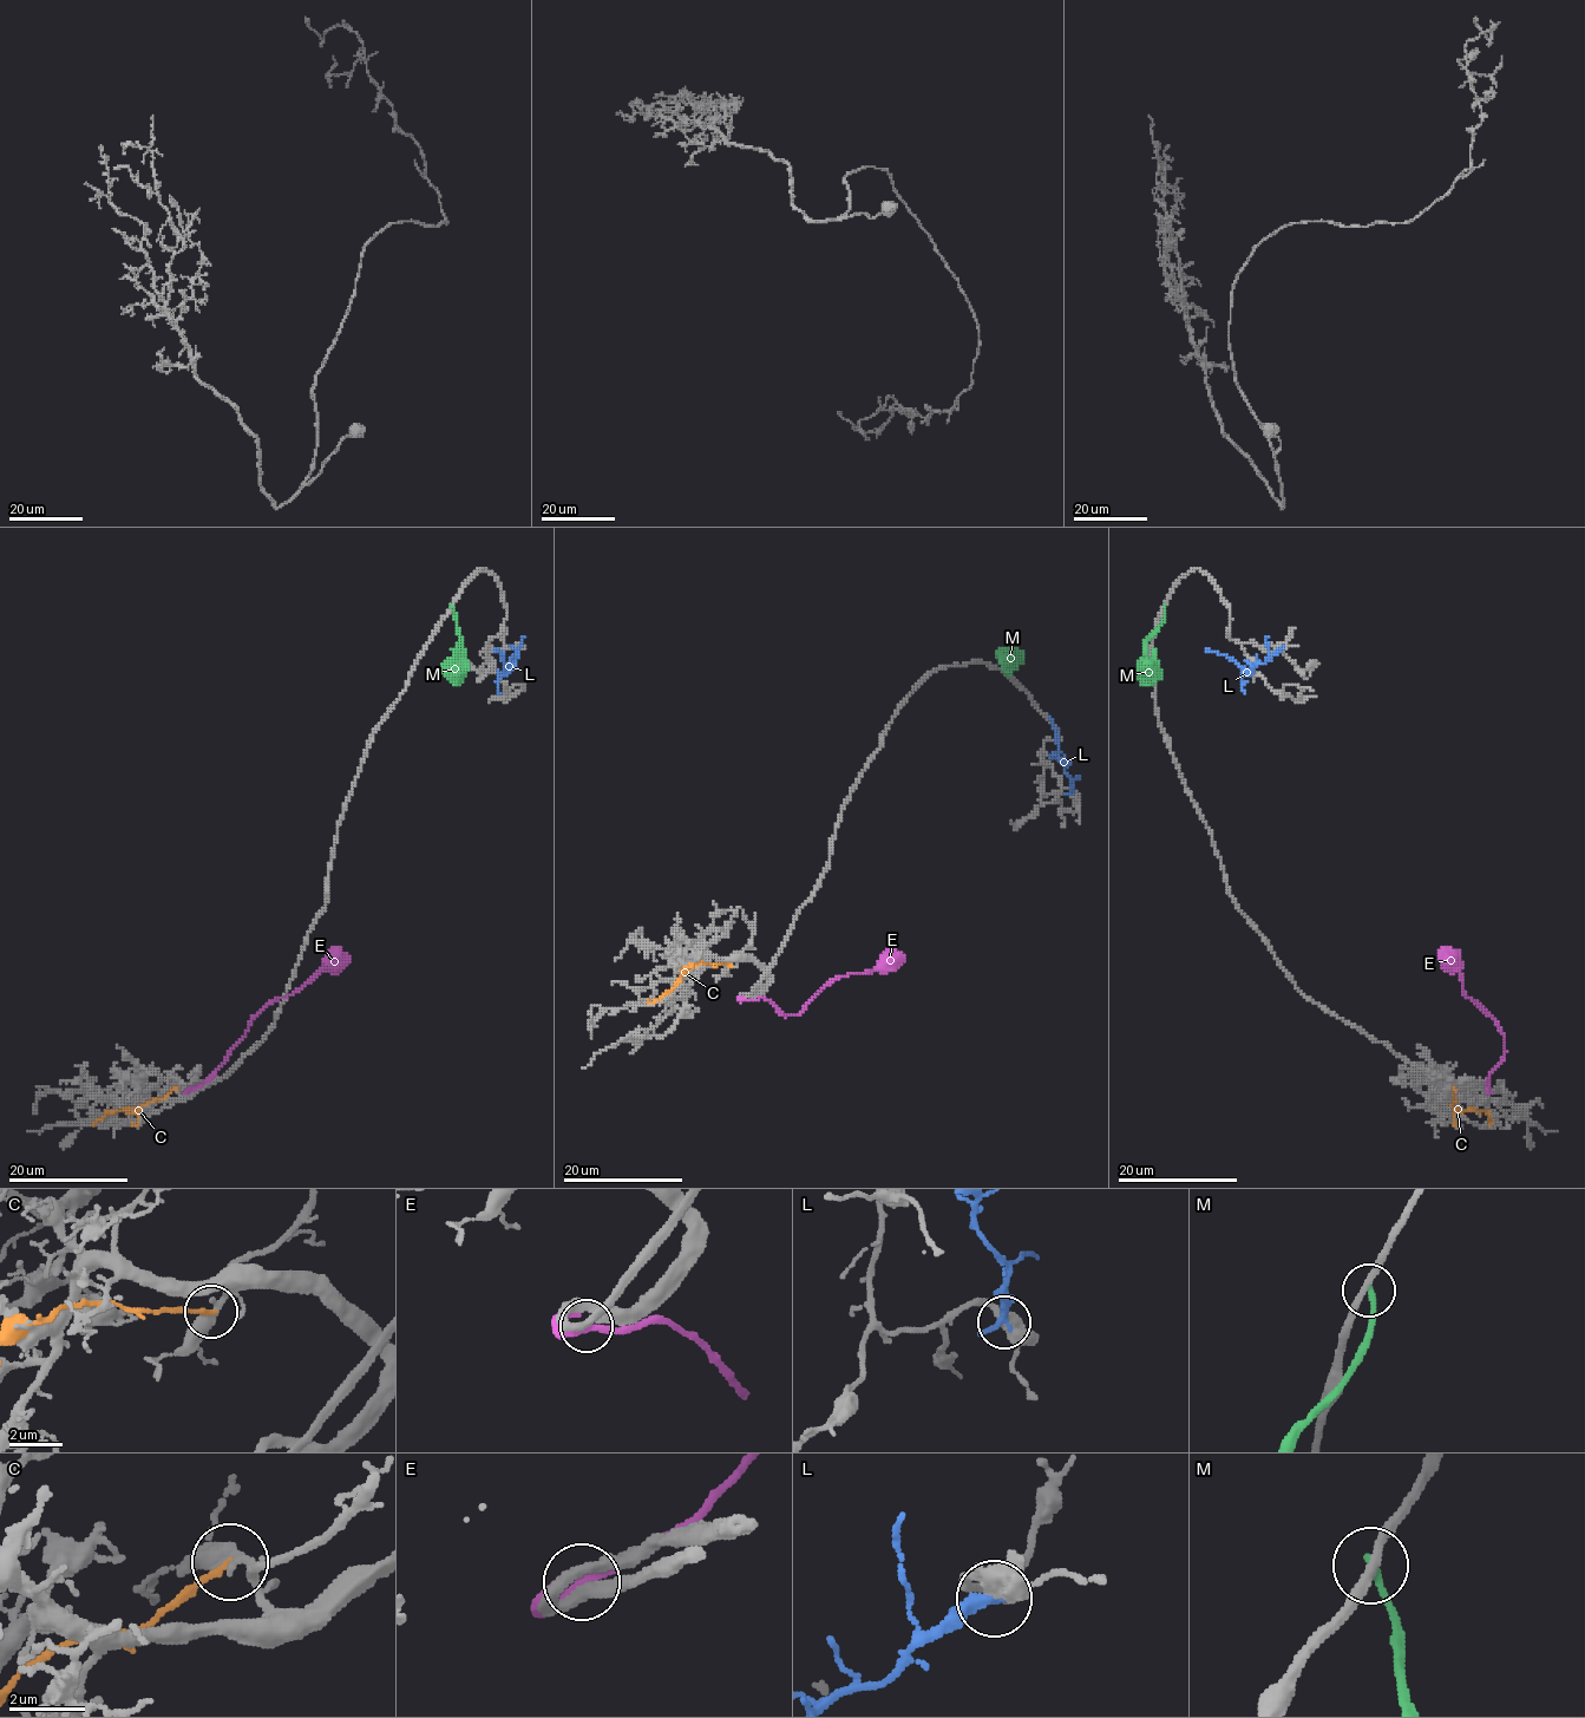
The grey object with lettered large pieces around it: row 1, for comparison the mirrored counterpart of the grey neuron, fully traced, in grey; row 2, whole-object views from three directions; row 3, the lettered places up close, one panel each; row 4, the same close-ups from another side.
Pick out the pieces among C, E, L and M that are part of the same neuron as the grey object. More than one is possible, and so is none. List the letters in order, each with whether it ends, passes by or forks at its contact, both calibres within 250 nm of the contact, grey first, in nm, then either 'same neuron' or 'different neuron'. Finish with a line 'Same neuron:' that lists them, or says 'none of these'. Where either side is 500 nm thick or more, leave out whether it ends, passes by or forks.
C: it ends; calibres 400 and 170 nm; different neuron
E: it passes by; calibres 300 and 240 nm; same neuron
L: it passes by; calibres 400 and 260 nm; different neuron
M: it ends; calibres 220 and 200 nm; different neuron
Same neuron: E

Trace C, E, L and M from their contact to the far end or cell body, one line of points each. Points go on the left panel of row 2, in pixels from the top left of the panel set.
C: (174, 1089), (137, 1111), (107, 1111), (92, 1124)
E: (190, 1089), (208, 1078), (249, 1021), (270, 1001), (293, 993), (321, 969), (336, 969), (348, 958)
L: (517, 650), (518, 657), (504, 671), (503, 655), (496, 650)
M: (451, 606), (458, 640), (458, 680), (454, 685)

